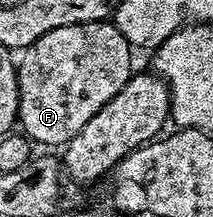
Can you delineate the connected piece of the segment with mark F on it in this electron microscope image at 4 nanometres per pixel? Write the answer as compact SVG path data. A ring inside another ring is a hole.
M110 21L86 22L80 26L62 26L53 32L45 32L41 40L34 42L22 51L17 62L19 75L19 117L18 125L22 133L32 143L44 142L47 146L62 147L71 138L81 132L81 128L92 120L93 116L109 104L122 86L132 78L131 54L133 48L121 36L121 32Z

